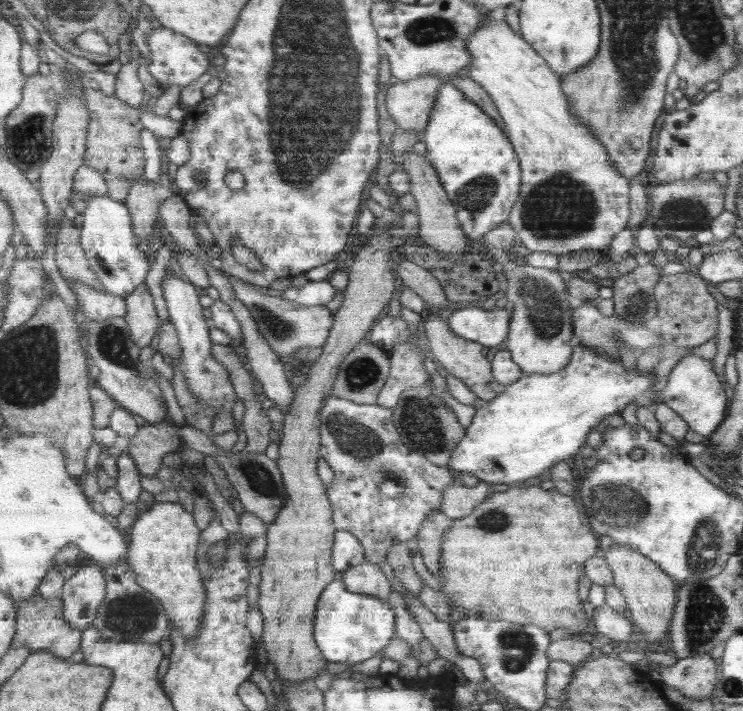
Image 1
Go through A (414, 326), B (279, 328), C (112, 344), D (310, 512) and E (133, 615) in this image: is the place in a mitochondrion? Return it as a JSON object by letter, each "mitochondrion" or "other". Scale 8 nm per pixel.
{"A":"other","B":"mitochondrion","C":"mitochondrion","D":"other","E":"mitochondrion"}

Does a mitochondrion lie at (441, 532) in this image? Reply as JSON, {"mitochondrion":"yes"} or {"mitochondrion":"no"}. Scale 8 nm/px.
{"mitochondrion":"no"}

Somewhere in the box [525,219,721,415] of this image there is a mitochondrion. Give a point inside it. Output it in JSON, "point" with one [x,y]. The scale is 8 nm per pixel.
{"point":[637,305]}

